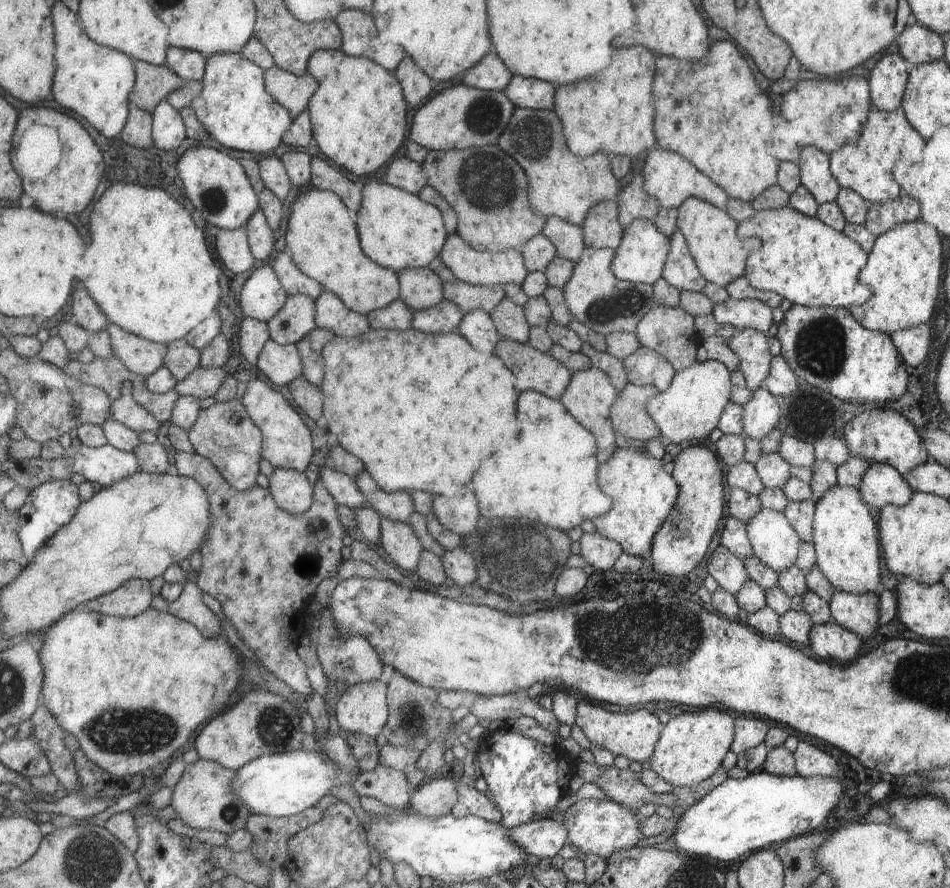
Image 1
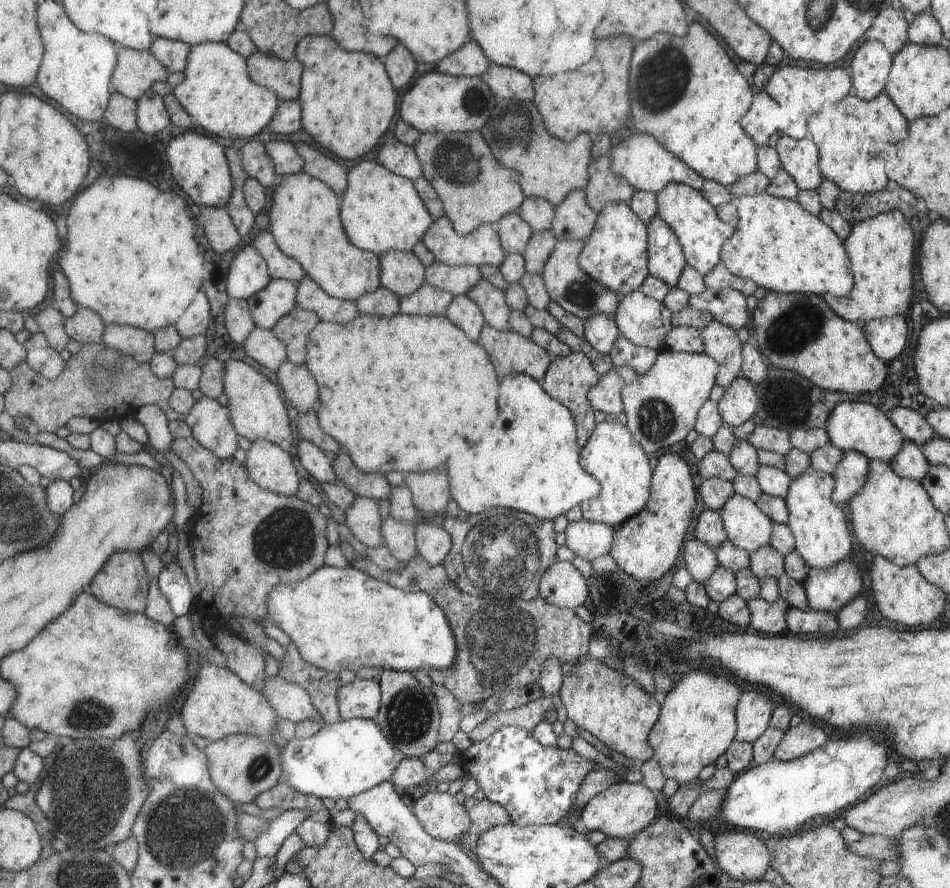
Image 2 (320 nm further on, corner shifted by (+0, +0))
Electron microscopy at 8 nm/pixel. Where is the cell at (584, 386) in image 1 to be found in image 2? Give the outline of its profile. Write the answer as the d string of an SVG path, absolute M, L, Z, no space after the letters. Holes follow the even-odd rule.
M572 351L566 356L553 359L545 377L538 382L548 396L570 410L576 425L578 446L583 447L589 441L590 435L597 425L594 421L595 410L591 406L591 402L588 402L587 392L599 381L601 376L594 370L588 357L580 351Z

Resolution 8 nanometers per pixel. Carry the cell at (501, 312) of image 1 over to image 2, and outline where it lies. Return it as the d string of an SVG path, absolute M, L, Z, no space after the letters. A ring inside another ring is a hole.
M482 278L467 292L466 296L479 305L486 324L499 331L508 328L512 310L508 306L505 294L494 284Z

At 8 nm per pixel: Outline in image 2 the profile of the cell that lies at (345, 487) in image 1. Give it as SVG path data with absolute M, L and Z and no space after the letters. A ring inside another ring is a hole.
M300 439L297 444L297 454L302 464L302 468L312 476L316 478L318 482L322 483L334 483L336 482L336 473L332 466L332 458L329 454L320 450L312 442Z

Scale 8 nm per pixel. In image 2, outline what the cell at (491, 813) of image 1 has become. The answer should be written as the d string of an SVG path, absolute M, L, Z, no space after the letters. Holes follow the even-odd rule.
M468 797L464 806L471 817L471 828L463 834L460 846L472 855L481 835L498 825L512 824L511 815L501 804L493 803L490 799L476 799Z

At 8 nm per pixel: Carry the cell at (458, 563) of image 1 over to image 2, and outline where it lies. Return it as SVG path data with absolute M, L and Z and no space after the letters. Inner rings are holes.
M427 523L415 525L417 554L435 565L443 562L444 557L450 552L450 535L442 528Z

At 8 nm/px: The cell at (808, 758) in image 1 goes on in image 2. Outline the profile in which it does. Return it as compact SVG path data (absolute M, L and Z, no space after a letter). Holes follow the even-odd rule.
M804 721L784 733L774 751L773 758L777 761L788 762L803 757L807 752L822 746L827 740L828 736L823 729L814 726L812 722Z

